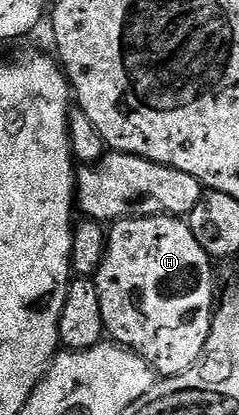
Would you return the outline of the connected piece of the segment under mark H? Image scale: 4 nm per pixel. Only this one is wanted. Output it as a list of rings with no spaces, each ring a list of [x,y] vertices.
[[[172,214],[123,218],[111,225],[106,255],[92,281],[100,296],[100,316],[105,333],[119,346],[138,354],[159,375],[183,374],[204,352],[210,322],[216,309],[214,266],[210,254],[192,236],[189,221]]]

